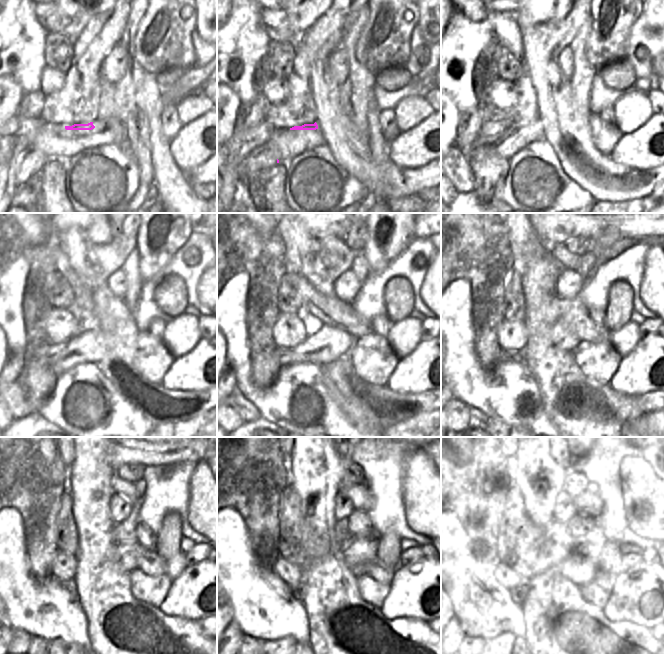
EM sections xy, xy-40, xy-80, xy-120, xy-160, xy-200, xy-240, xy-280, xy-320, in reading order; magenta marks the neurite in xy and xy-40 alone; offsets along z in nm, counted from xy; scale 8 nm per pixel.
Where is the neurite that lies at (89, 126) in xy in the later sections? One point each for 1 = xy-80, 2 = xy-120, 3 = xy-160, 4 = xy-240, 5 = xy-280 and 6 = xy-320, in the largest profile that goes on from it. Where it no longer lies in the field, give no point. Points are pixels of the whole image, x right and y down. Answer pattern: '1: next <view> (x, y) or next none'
1: next xy-80 (536, 124)
2: next xy-120 (88, 346)
3: next xy-160 (324, 345)
4: next xy-240 (125, 555)
5: next xy-280 (358, 551)
6: next xy-320 (590, 545)

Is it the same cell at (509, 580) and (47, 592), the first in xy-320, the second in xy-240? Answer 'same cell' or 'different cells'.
different cells

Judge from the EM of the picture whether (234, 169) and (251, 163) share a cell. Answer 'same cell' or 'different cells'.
different cells

